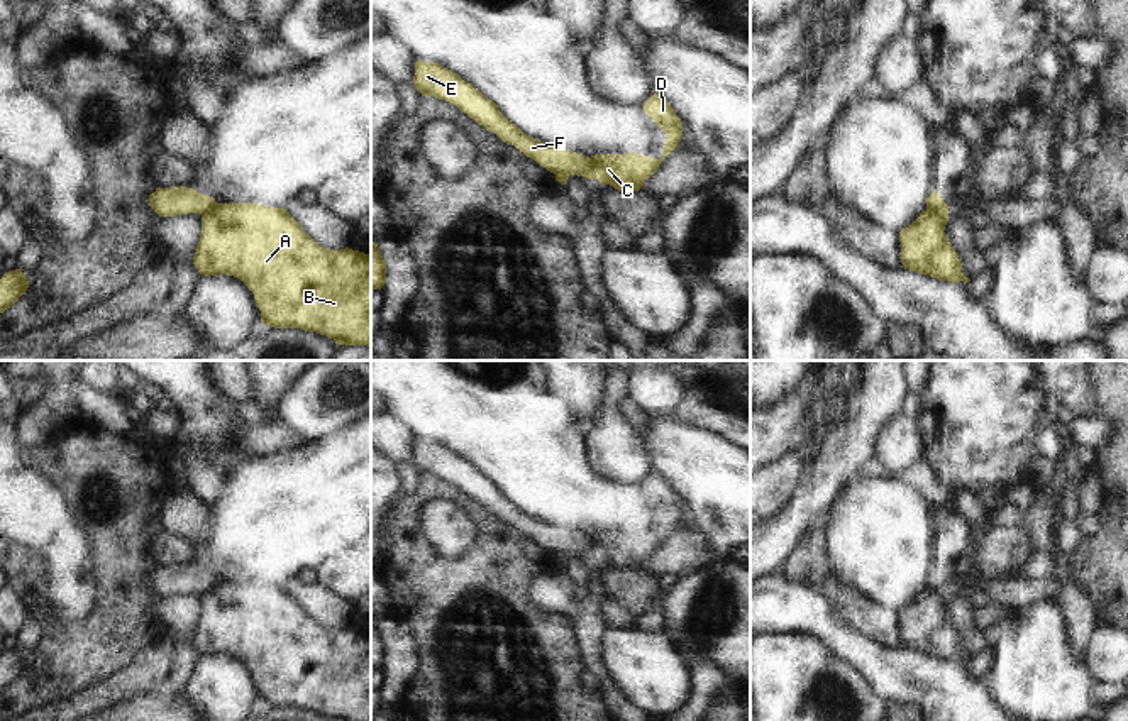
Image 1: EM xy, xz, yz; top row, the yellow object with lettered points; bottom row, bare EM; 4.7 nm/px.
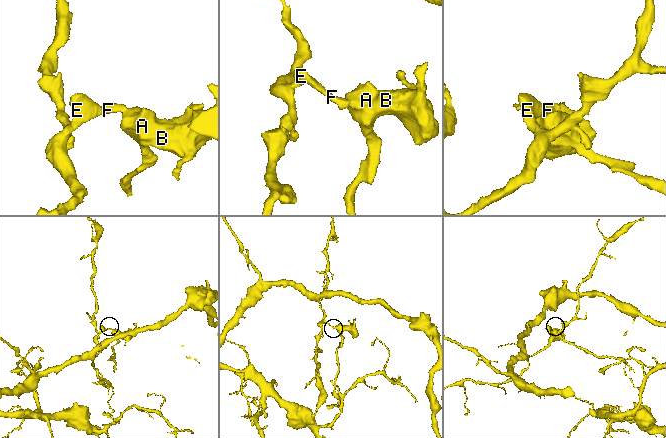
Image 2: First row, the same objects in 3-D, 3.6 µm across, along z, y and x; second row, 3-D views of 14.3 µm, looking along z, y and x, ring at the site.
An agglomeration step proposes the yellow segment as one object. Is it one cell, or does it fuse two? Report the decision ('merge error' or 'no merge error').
merge error

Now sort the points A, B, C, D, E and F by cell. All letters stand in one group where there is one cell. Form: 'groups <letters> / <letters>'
groups A B C D / E F

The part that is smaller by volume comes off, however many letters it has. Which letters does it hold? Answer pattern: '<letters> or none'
A, B, C, D.

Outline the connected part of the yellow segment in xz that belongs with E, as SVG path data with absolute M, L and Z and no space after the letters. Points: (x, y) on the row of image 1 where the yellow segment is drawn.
M418 59L415 63L413 86L422 96L435 96L456 105L486 130L495 132L503 142L515 146L527 157L554 173L556 181L561 184L566 184L571 174L593 178L589 157L562 147L552 147L527 135L498 110L493 100L439 63Z

